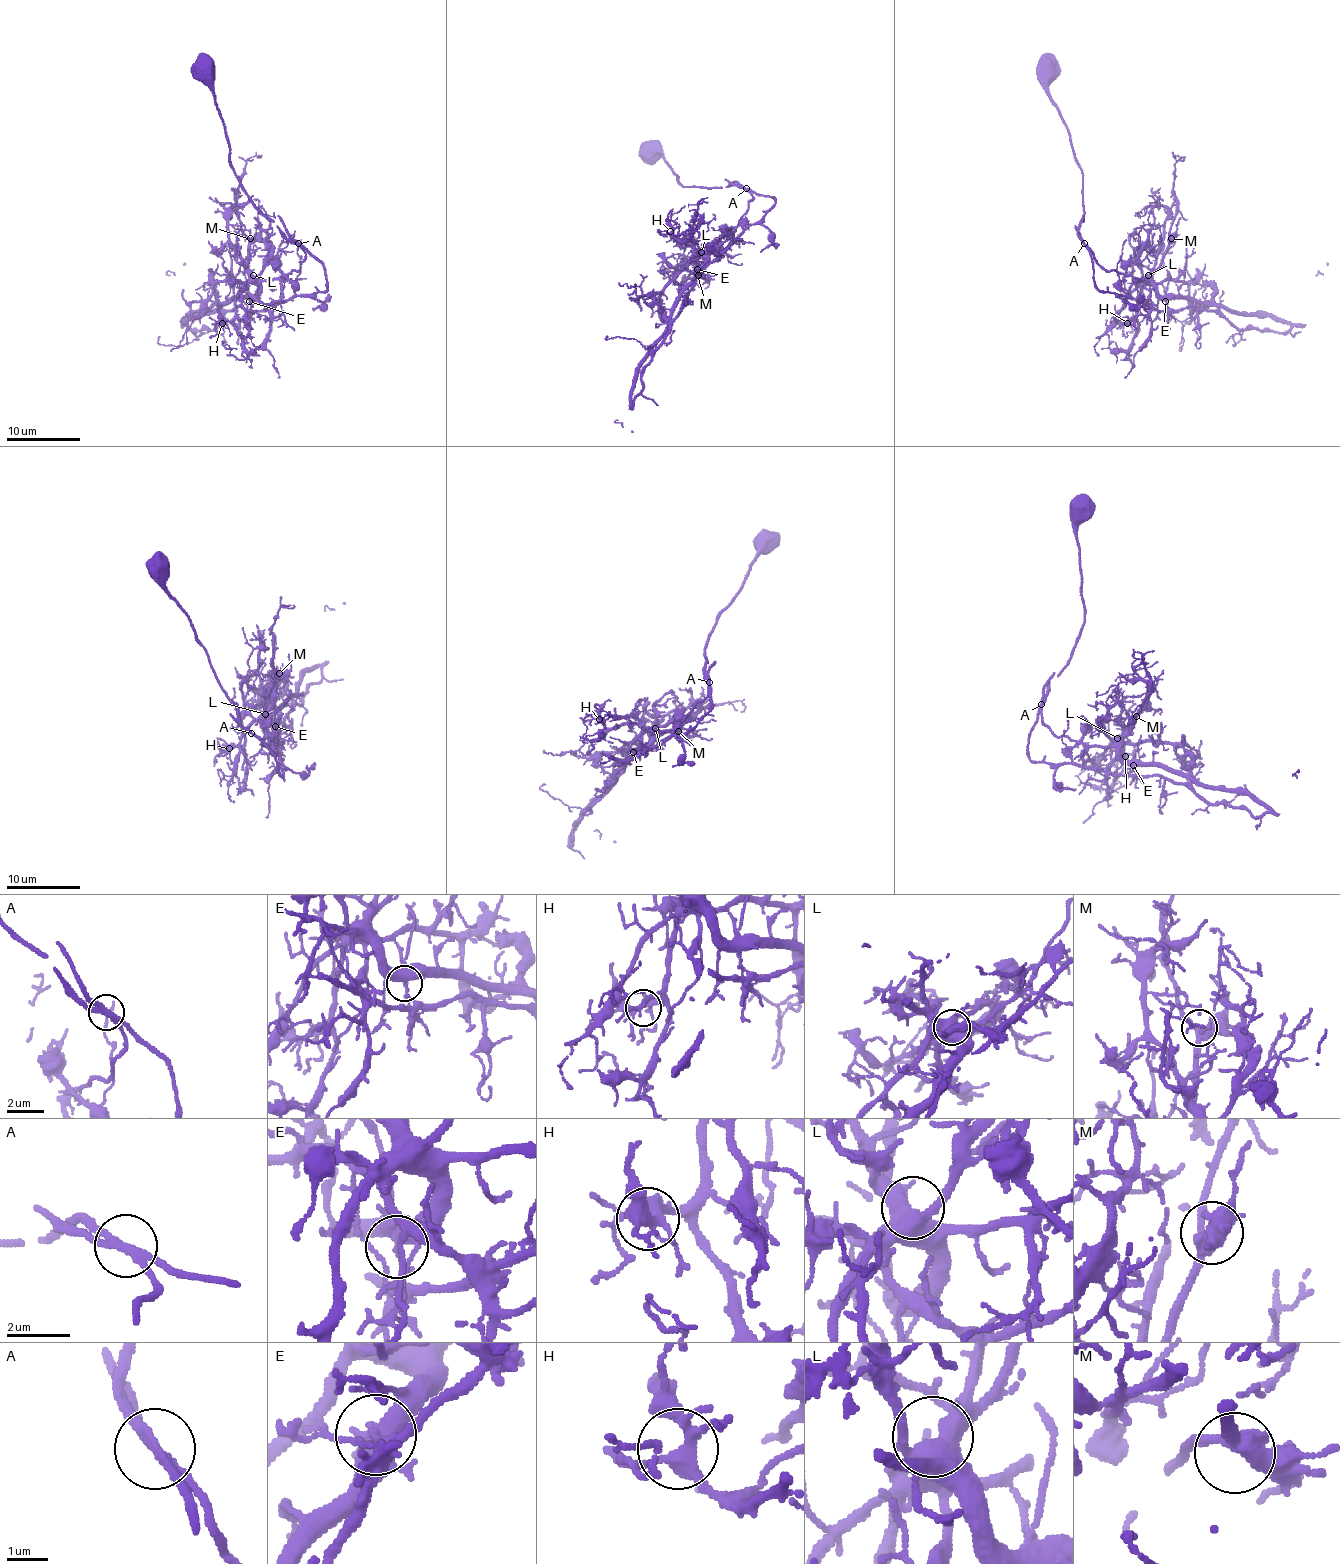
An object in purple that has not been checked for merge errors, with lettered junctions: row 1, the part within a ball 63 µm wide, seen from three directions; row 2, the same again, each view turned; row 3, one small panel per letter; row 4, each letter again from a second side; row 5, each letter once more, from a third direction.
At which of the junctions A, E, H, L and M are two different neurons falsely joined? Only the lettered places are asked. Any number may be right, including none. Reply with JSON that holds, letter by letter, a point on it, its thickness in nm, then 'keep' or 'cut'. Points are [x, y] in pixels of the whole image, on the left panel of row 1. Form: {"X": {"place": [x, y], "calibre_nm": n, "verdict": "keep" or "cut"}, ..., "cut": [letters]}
{"A": {"place": [298, 243], "calibre_nm": 280, "verdict": "cut"}, "E": {"place": [249, 301], "calibre_nm": 360, "verdict": "cut"}, "H": {"place": [222, 323], "calibre_nm": 340, "verdict": "keep"}, "L": {"place": [253, 275], "calibre_nm": 500, "verdict": "keep"}, "M": {"place": [250, 238], "calibre_nm": 380, "verdict": "keep"}, "cut": ["A", "E"]}

